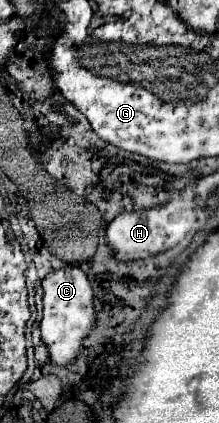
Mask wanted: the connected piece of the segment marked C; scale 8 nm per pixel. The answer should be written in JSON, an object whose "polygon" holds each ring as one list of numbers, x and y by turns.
{"polygon":[[66,266,66,268,50,272,42,280,42,288,44,288,44,298,42,298,44,318,42,318,42,326,40,326,42,340,48,346,52,362,58,366,68,366,76,360,76,356,82,348,84,336,88,336,88,332,92,330,94,292,92,292,92,286,86,278,86,272,82,268,76,268,76,266]]}

